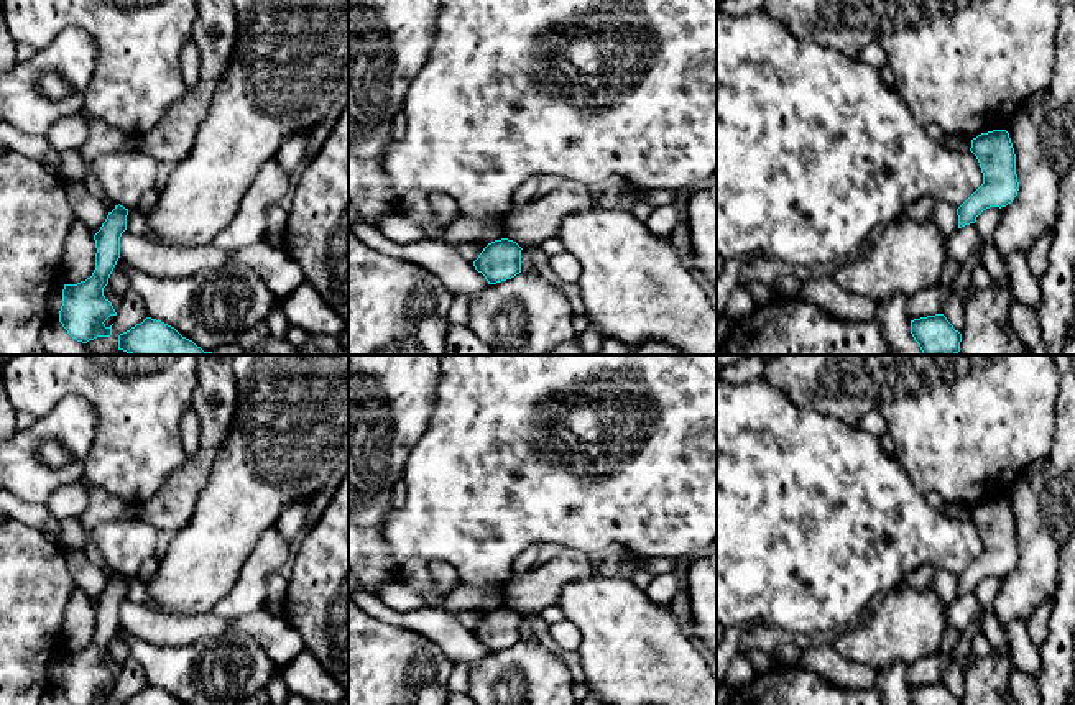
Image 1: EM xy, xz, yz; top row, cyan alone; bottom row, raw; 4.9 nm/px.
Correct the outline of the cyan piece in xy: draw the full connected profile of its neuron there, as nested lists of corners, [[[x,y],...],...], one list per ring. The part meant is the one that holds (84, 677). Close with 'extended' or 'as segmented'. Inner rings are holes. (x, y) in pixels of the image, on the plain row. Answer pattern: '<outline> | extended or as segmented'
[[[115,574],[108,580],[95,608],[95,638],[90,646],[77,652],[64,652],[59,690],[71,705],[110,705],[112,693],[104,690],[117,684],[112,670],[104,664],[104,656],[120,626],[120,605],[127,598],[128,577]]] | as segmented

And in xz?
[[[508,606],[488,611],[473,634],[485,644],[488,652],[496,652],[521,641],[521,615]]] | as segmented

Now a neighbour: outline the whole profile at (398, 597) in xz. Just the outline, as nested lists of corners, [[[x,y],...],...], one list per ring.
[[[404,583],[380,585],[373,595],[399,613],[411,613],[427,606],[424,597]]]

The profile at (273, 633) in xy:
[[[125,598],[120,605],[120,626],[135,638],[156,646],[184,646],[220,636],[250,638],[279,667],[306,651],[301,634],[284,615],[271,615],[265,608],[238,618],[220,618],[212,611],[169,616]]]

